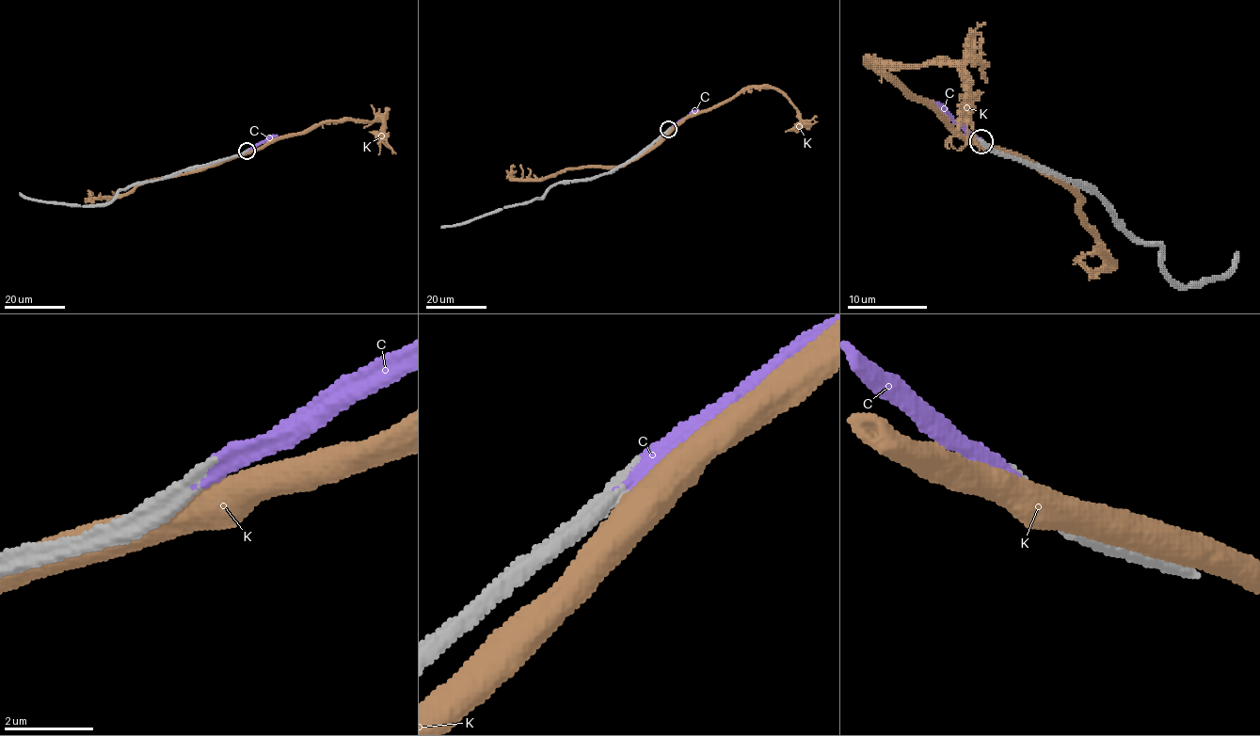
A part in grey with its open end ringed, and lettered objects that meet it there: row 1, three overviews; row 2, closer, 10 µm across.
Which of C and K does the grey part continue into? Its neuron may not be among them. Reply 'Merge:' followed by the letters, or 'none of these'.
Merge: C

